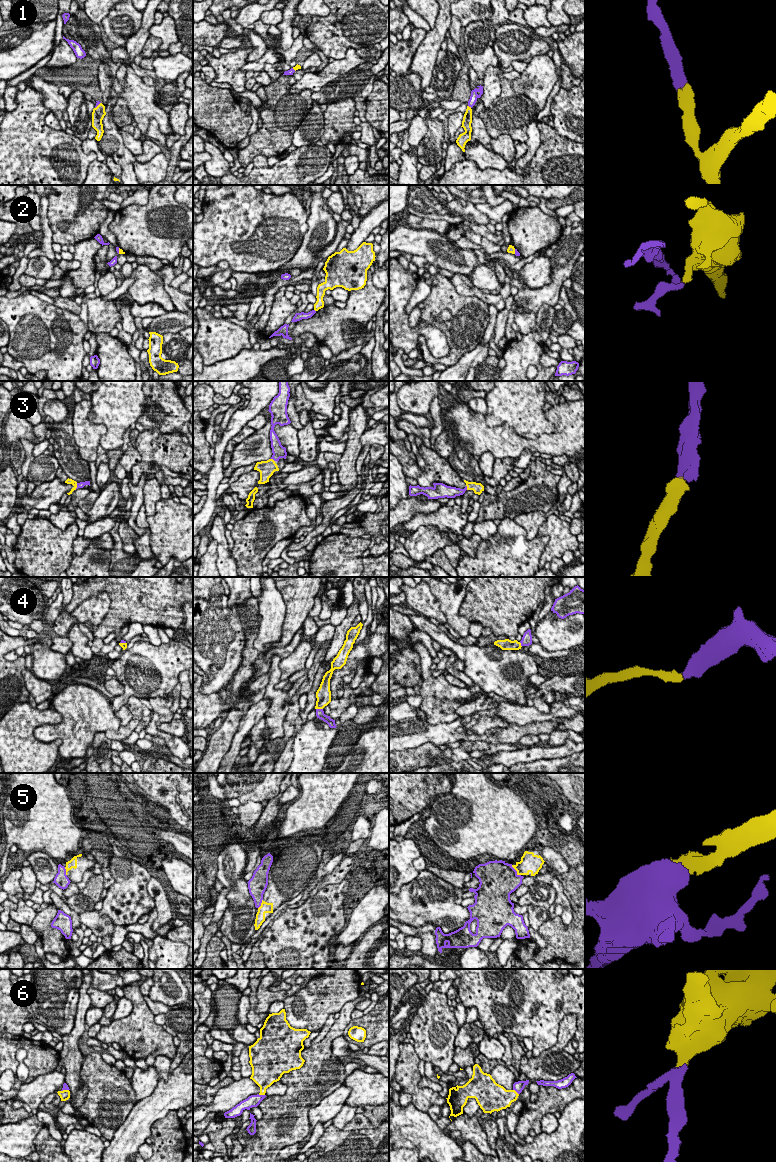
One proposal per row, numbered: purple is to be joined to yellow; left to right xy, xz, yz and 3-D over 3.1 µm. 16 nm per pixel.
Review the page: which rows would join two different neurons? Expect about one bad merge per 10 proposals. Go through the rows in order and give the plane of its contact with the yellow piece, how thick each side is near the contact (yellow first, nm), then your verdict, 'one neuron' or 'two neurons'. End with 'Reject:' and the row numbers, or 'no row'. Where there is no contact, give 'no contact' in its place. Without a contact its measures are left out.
1: meets yellow in yz; 160 nm thick on the yellow side, 130 nm on the other; one neuron
2: meets yellow in xy; 60 nm thick on the yellow side, 60 nm on the other; two neurons
3: meets yellow in xy; 100 nm thick on the yellow side, 100 nm on the other; one neuron
4: meets yellow in xz; 240 nm thick on the yellow side, 130 nm on the other; one neuron
5: meets yellow in yz; 300 nm thick on the yellow side, 460 nm on the other; two neurons
6: meets yellow in xz; 280 nm thick on the yellow side, 190 nm on the other; one neuron
Reject: 2, 5

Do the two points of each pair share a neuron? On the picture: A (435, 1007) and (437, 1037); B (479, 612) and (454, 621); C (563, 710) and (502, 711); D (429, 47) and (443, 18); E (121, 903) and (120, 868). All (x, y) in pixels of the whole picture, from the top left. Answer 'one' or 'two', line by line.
A: one
B: two
C: one
D: one
E: one

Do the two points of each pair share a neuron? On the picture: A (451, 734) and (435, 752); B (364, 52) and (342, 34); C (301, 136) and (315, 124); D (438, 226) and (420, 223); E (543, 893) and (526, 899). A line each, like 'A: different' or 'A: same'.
A: different
B: different
C: same
D: same
E: same

